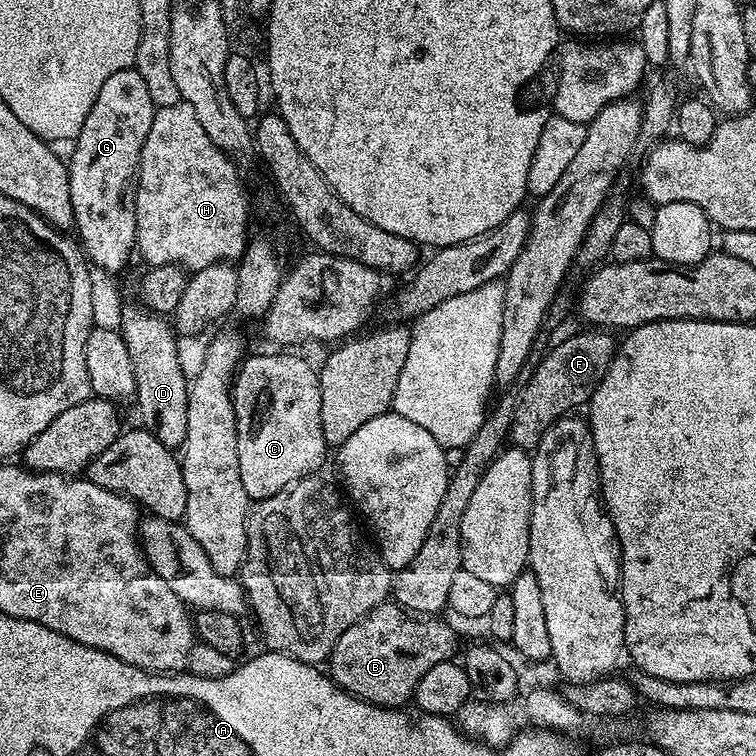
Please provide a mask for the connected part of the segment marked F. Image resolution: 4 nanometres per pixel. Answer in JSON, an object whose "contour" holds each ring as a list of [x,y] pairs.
{"contour":[[[588,330],[592,332],[577,331],[575,336],[566,338],[566,342],[561,344],[553,343],[552,349],[543,353],[543,360],[534,370],[533,378],[530,379],[520,396],[517,398],[517,406],[514,410],[514,420],[510,431],[510,440],[517,448],[525,450],[535,450],[542,442],[546,430],[554,426],[554,422],[561,420],[563,416],[569,415],[576,407],[587,405],[592,399],[594,390],[602,382],[602,378],[612,365],[612,359],[616,357],[618,340],[611,331],[608,330]]]}

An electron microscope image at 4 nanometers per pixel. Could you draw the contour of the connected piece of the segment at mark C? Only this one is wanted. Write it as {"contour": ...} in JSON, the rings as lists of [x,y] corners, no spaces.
{"contour":[[[252,356],[241,363],[232,381],[232,401],[238,434],[238,470],[249,501],[265,500],[303,476],[319,473],[330,445],[322,434],[320,373],[300,356]]]}

